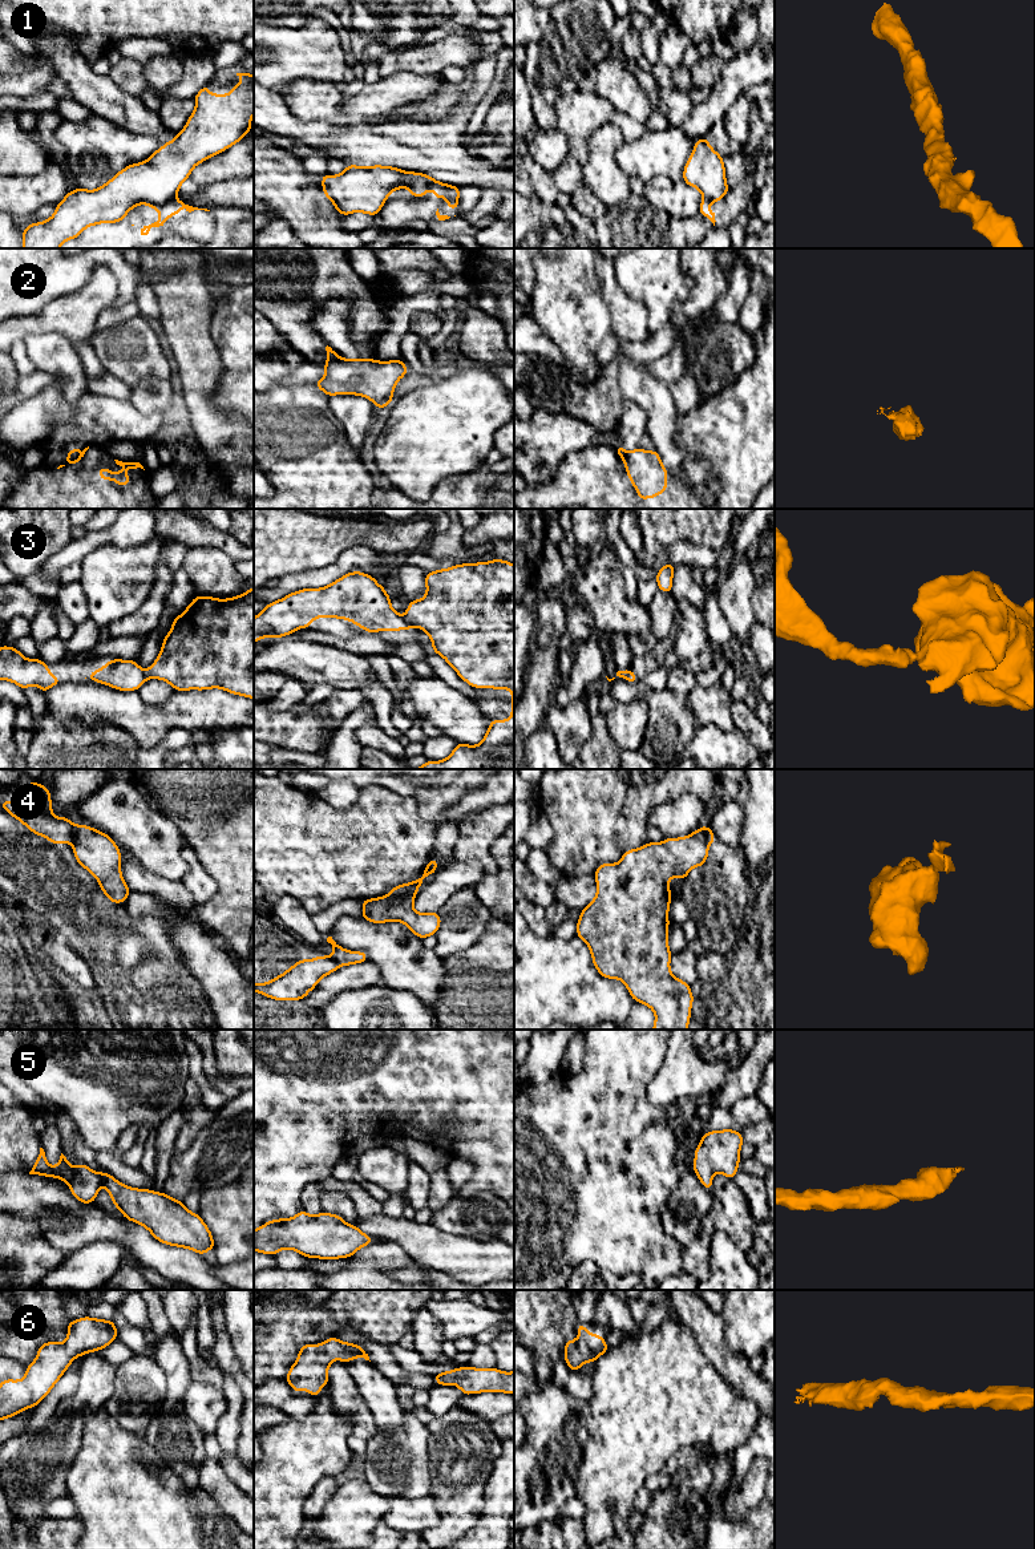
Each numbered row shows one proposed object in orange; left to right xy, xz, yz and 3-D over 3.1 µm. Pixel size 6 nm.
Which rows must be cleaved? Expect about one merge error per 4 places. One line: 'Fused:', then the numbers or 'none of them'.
Fused: 1, 2, 3, 4

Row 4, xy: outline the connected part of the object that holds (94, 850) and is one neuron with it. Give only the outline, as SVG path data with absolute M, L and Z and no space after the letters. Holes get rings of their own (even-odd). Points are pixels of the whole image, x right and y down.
M88 825L76 826L73 854L100 883L112 903L125 902L130 890L121 874L121 852L113 838Z

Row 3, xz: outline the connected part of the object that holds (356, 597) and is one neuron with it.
M352 571L320 589L302 589L266 604L254 618L254 643L262 638L282 638L299 628L308 628L318 618L345 619L373 634L377 631L411 630L413 626L392 608L385 587L365 573Z

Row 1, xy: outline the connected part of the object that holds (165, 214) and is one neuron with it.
M177 198L169 199L169 201L163 202L163 203L149 203L149 202L145 202L145 205L147 205L149 207L151 207L151 209L154 209L154 210L157 210L159 213L159 217L158 217L159 221L151 223L149 226L140 227L140 232L138 232L140 238L147 236L151 227L163 226L166 223L166 221L171 215L177 215L178 217L181 207L185 207L186 211L189 211L189 213L191 213L194 210L210 211L207 209L198 209L198 207L189 206L189 205L183 203L182 201L179 201Z

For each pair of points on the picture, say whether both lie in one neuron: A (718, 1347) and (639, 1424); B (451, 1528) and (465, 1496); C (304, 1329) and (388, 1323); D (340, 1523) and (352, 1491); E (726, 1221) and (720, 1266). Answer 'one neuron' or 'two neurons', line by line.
A: two neurons
B: one neuron
C: one neuron
D: one neuron
E: two neurons

